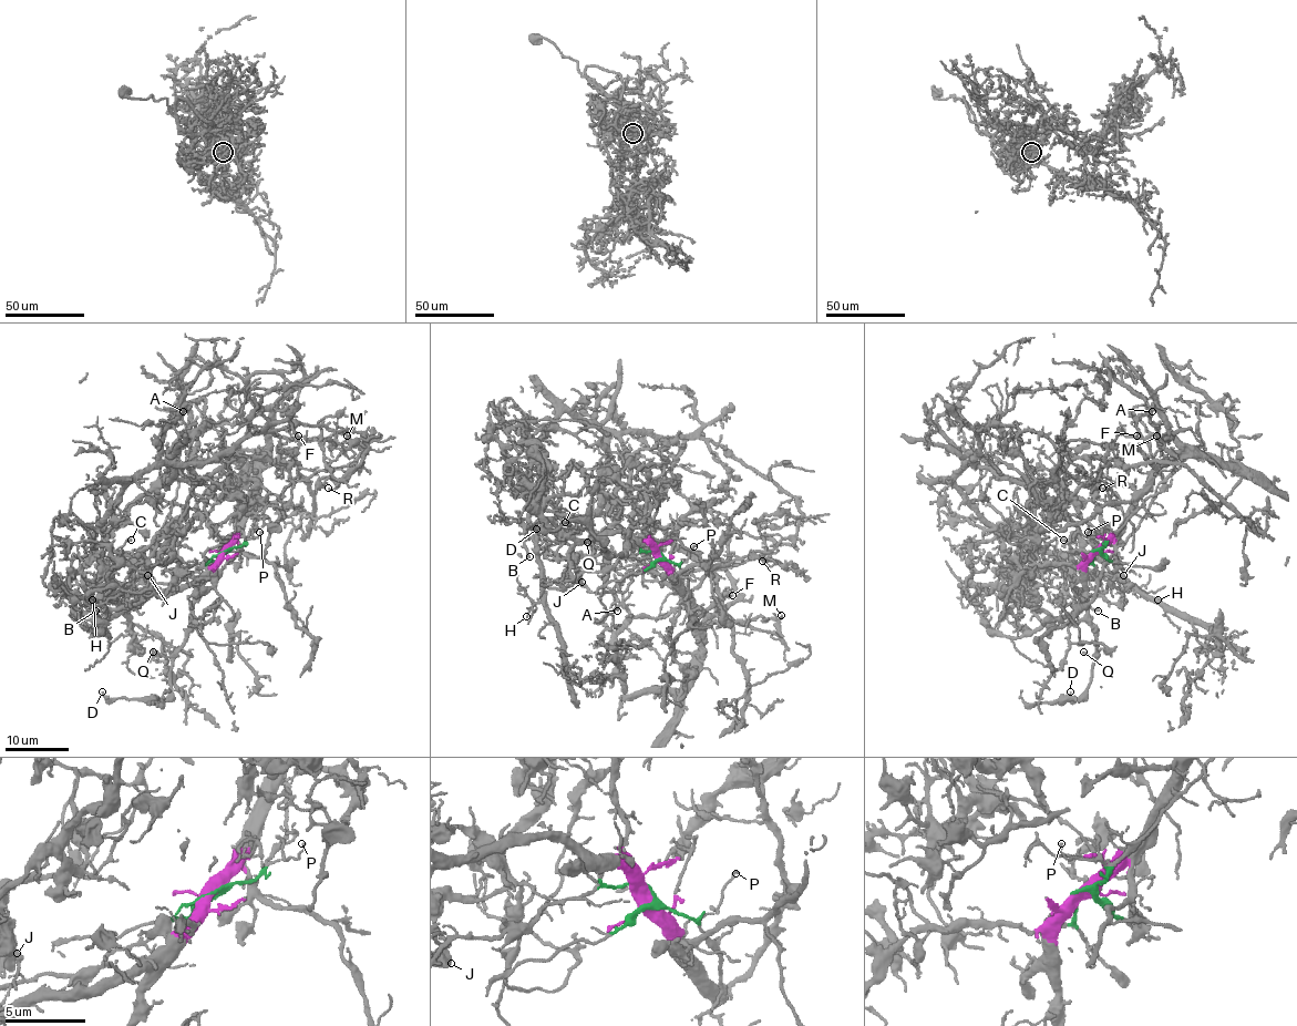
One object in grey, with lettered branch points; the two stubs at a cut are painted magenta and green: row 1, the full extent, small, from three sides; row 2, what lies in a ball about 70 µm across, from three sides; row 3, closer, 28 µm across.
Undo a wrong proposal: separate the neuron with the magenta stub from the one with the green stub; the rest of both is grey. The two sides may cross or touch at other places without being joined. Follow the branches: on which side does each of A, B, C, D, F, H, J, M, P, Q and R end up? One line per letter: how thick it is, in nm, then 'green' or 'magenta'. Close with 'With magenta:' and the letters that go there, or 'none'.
A: 130 nm thick; magenta
B: 180 nm thick; green
C: 170 nm thick; green
D: 140 nm thick; magenta
F: 110 nm thick; magenta
H: 110 nm thick; green
J: 650 nm thick; green
M: 160 nm thick; magenta
P: 110 nm thick; green
Q: 110 nm thick; magenta
R: 100 nm thick; magenta
With magenta: A, D, F, M, Q, R

